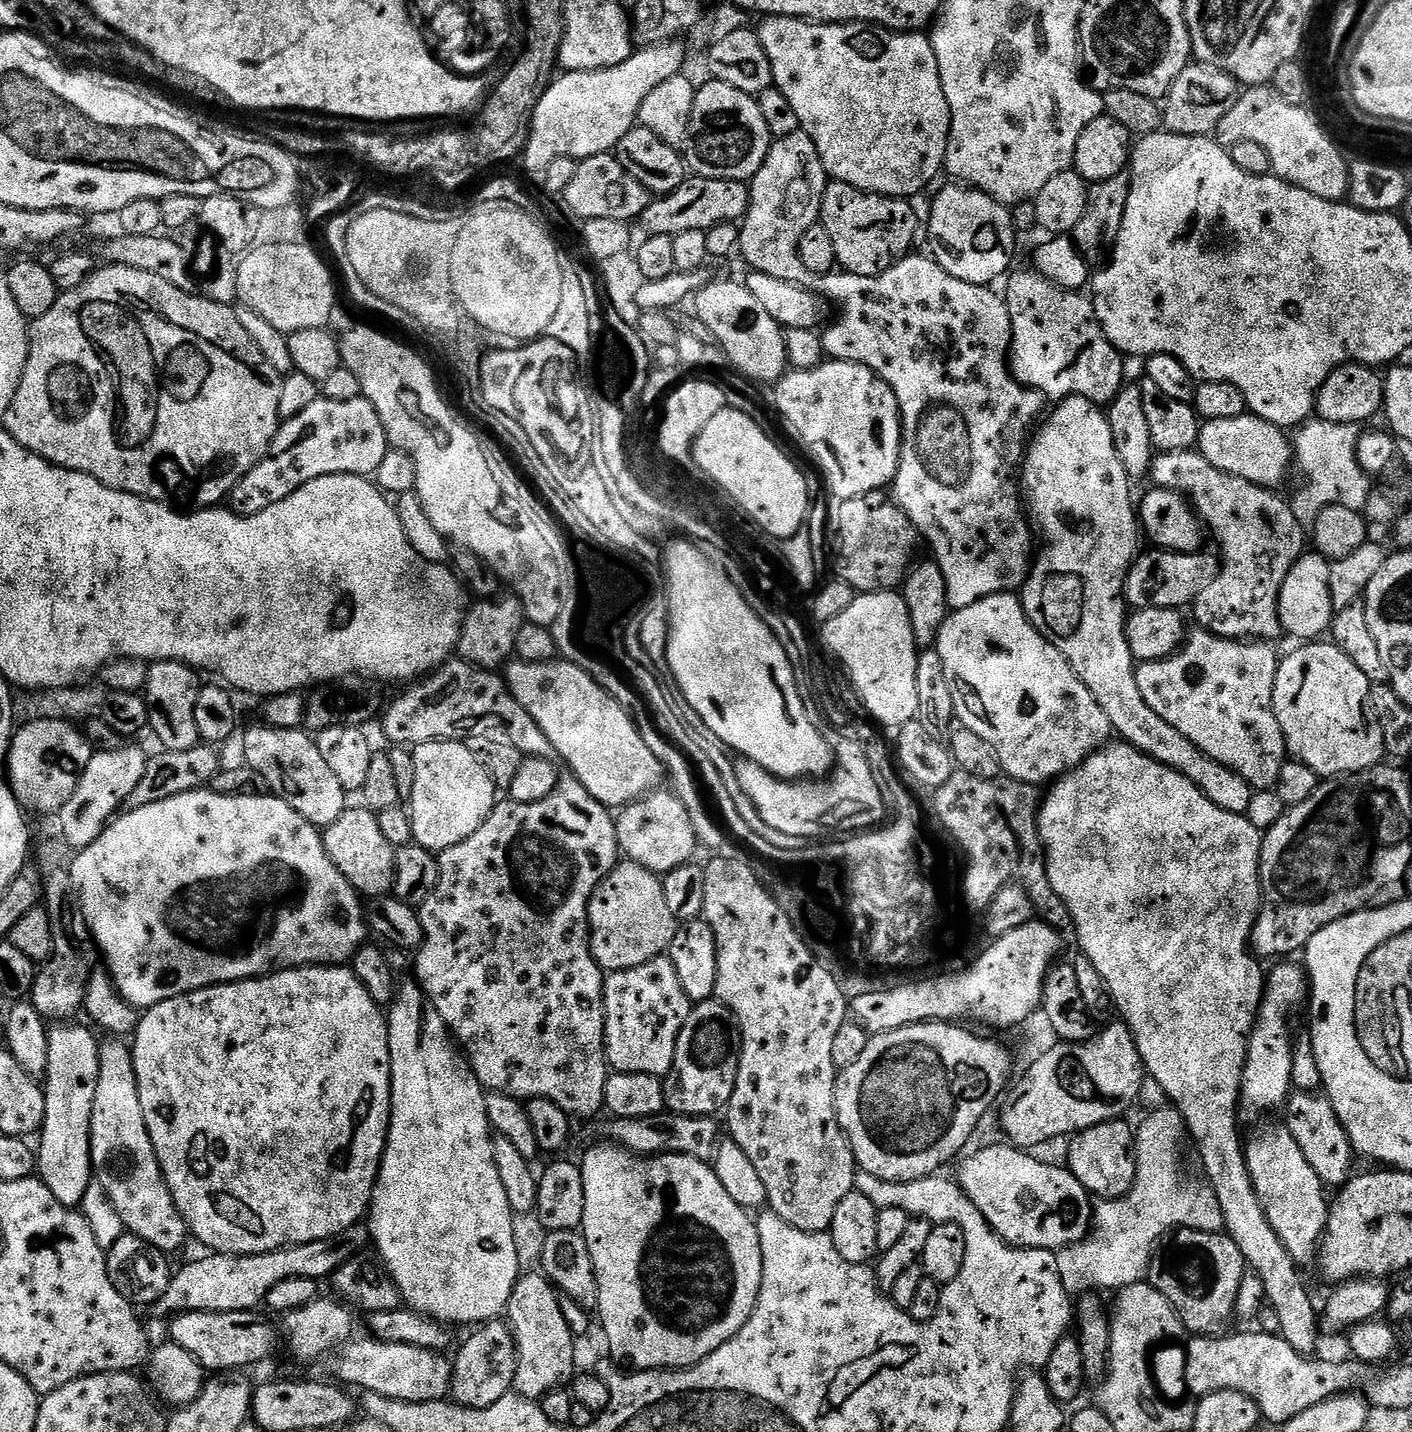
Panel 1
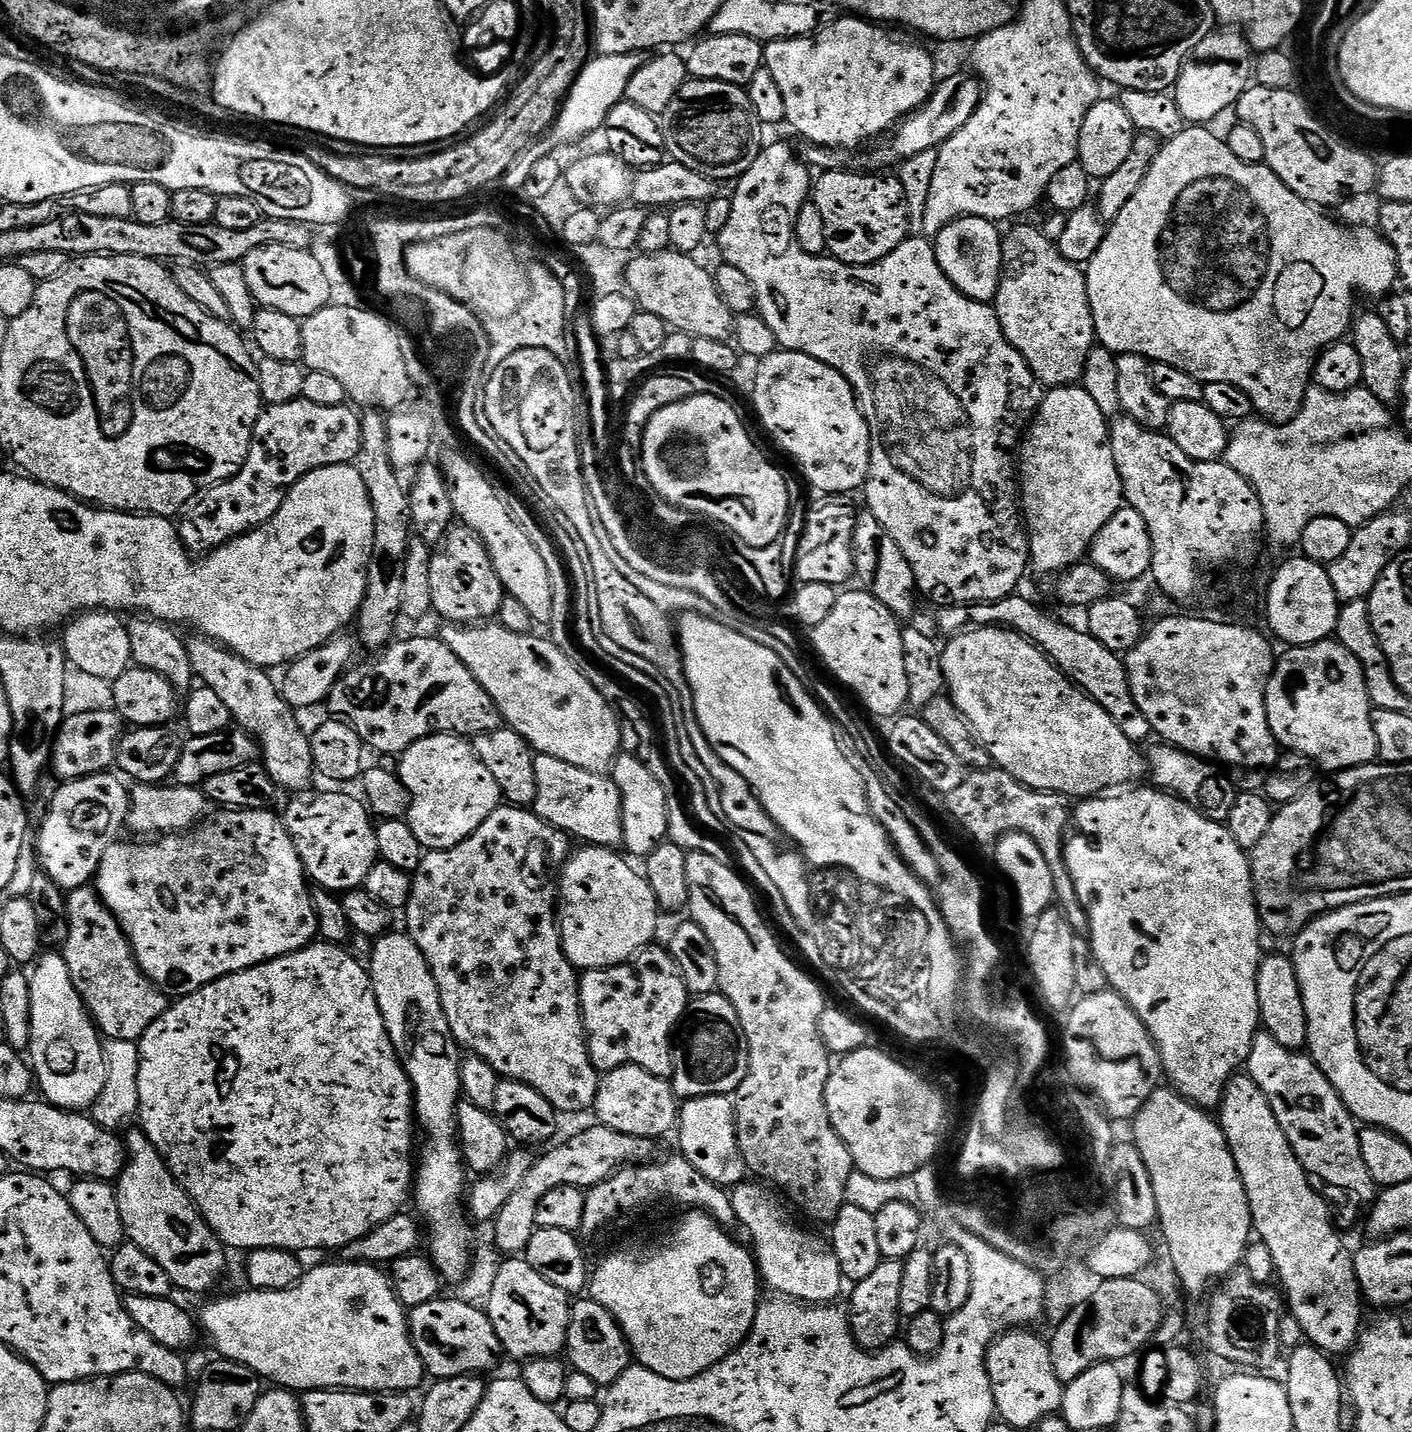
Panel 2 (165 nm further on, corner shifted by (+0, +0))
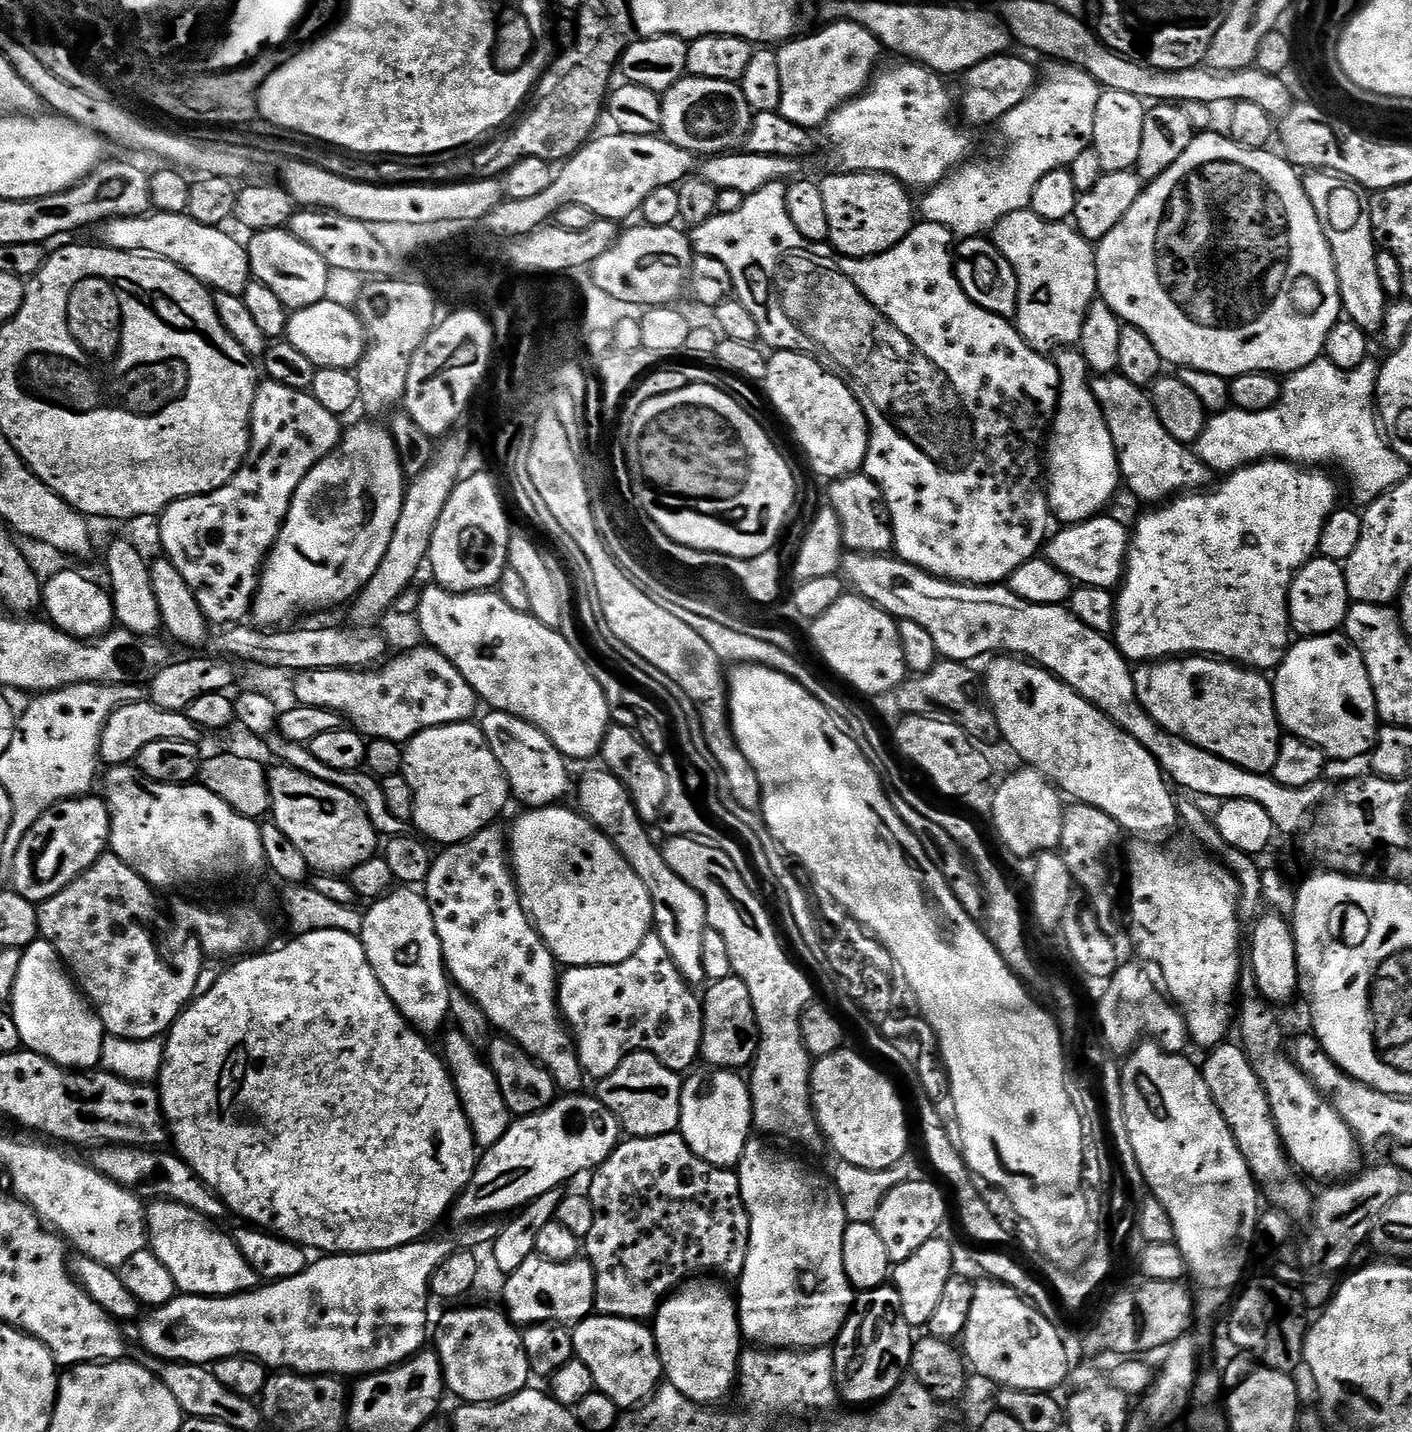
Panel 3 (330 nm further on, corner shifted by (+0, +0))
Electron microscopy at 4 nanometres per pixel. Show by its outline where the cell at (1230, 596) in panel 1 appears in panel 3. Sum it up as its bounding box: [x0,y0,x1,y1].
[1091,374,1210,502]

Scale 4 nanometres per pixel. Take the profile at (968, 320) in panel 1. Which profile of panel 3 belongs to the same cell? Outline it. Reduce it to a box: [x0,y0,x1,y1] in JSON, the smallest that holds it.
[690,183,1060,584]

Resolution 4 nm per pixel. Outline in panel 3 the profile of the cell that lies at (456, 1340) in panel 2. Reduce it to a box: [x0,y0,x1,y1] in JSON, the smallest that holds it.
[434,1308,530,1404]

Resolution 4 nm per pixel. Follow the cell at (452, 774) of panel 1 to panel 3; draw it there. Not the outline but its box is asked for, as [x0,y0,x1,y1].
[402,722,510,846]

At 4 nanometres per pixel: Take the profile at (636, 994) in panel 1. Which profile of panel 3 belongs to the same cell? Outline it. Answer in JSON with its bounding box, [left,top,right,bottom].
[558,934,704,1081]

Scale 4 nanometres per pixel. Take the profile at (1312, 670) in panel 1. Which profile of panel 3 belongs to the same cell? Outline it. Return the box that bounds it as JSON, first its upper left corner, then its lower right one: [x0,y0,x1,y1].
[1271,634,1378,761]

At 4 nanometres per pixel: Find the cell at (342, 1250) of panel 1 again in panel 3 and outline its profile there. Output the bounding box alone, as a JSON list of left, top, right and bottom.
[450,1095,622,1226]

